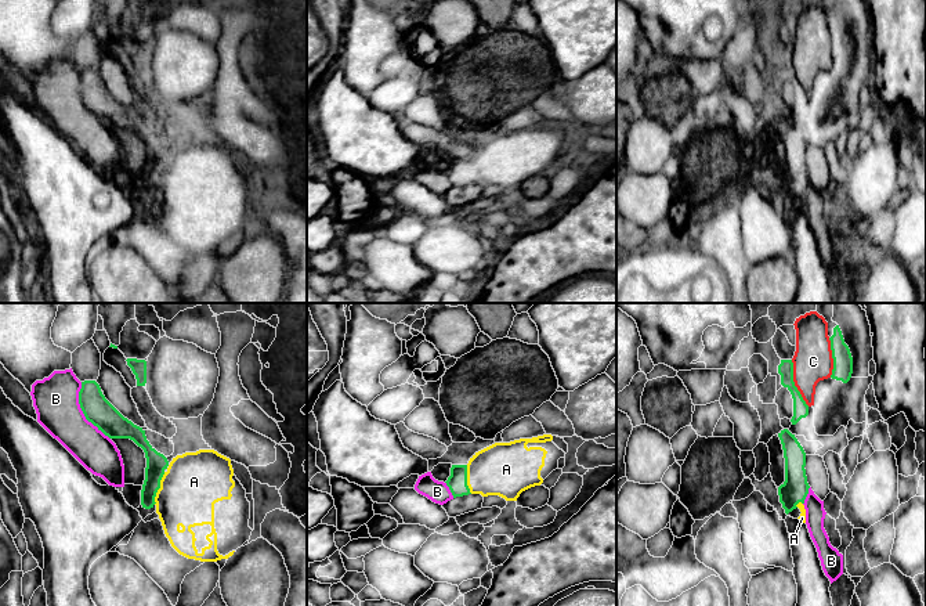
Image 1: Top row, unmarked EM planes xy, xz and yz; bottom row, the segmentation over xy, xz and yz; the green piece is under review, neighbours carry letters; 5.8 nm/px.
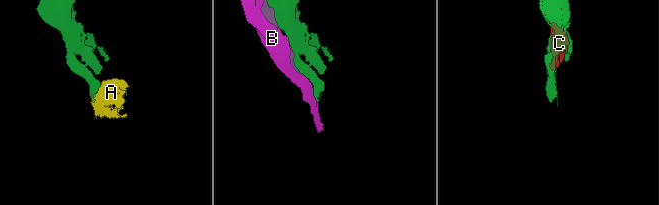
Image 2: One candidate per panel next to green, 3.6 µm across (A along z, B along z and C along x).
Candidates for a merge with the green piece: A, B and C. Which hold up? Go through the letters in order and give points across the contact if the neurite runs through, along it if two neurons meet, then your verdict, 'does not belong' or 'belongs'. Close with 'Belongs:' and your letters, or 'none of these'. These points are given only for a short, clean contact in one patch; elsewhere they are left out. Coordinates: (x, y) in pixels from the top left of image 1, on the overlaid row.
A: way xy (156, 462), (159, 487), (187, 487), (194, 482); belongs
B: does not belong
C: does not belong
Belongs: A

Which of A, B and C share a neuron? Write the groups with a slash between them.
A / B / C

